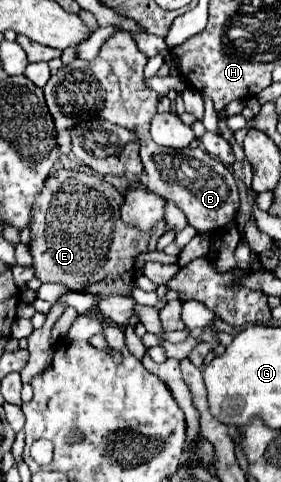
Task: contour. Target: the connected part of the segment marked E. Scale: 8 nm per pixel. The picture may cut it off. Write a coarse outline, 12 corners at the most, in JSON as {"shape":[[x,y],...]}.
{"shape":[[62,169],[32,207],[42,283],[98,299],[132,295],[152,231],[122,221],[124,197]]}

